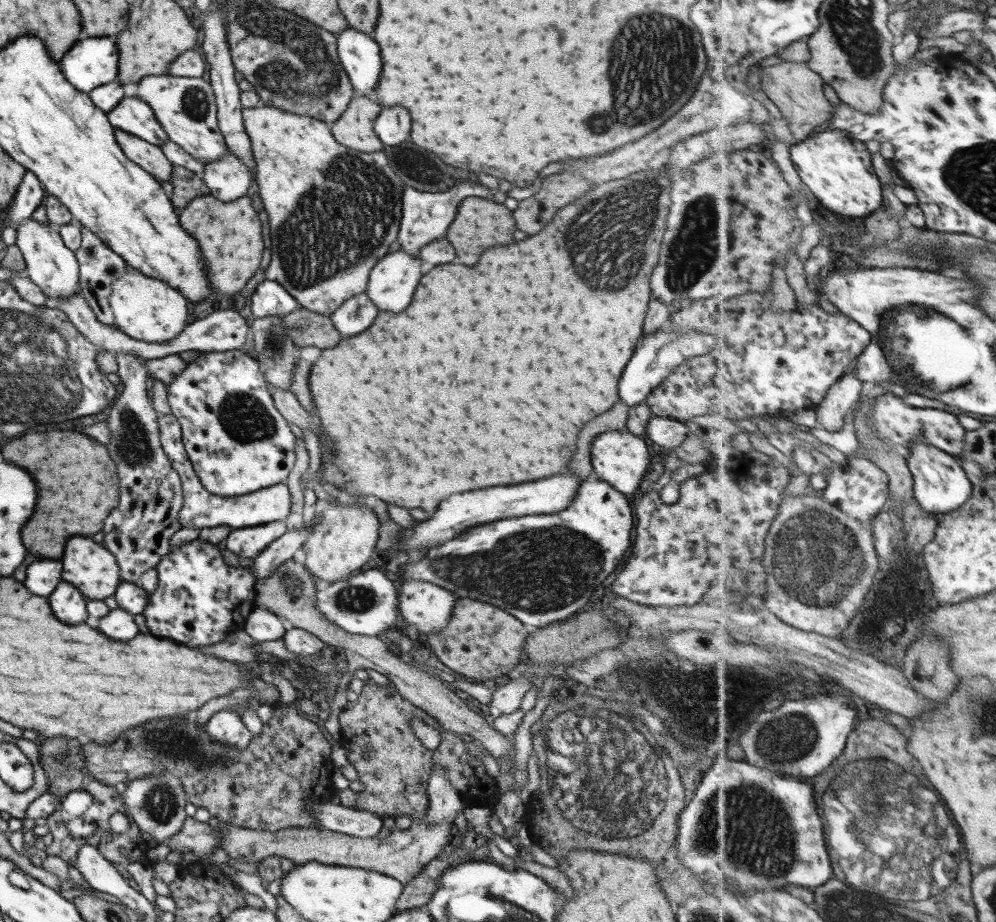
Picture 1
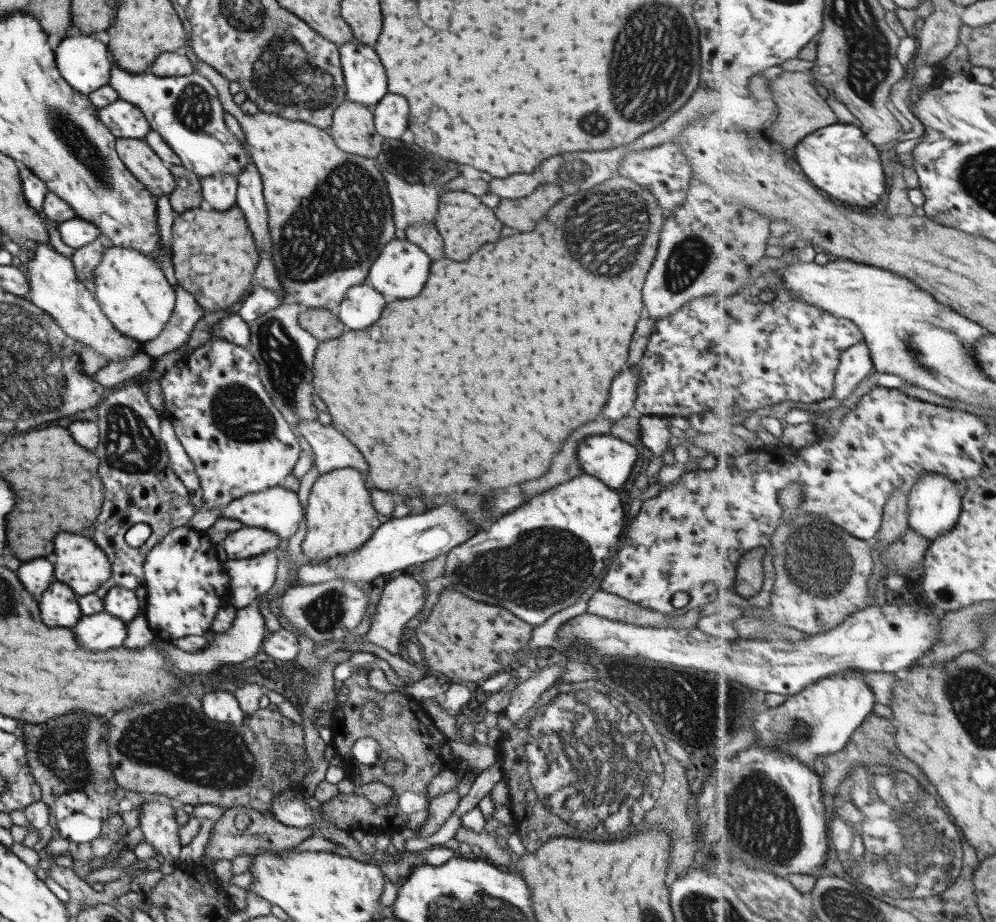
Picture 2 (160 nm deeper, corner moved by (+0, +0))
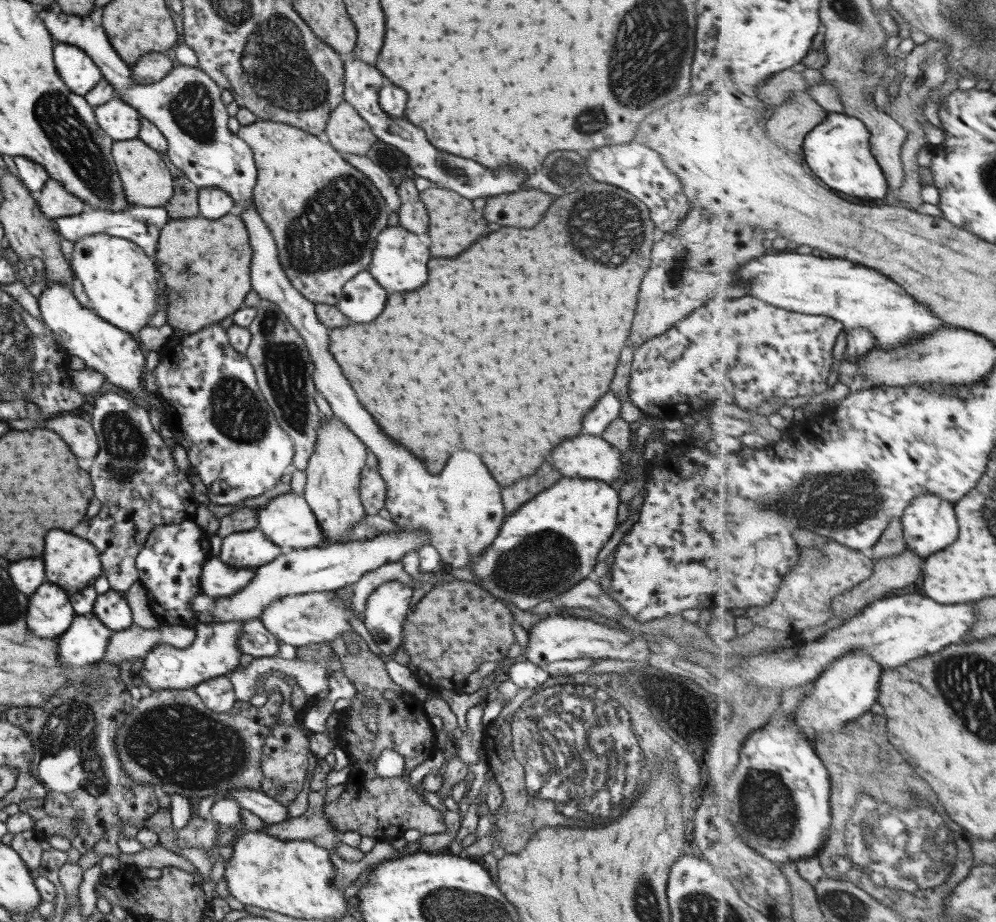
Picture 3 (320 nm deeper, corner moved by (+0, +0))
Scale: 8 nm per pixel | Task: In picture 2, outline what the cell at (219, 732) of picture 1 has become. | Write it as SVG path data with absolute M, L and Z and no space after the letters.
M215 691L206 694L202 699L204 714L218 722L231 722L241 725L246 716L239 707L239 702L230 692Z

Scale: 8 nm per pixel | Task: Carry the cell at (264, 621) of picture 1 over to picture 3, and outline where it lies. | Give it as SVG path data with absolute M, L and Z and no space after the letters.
M233 620L222 623L198 623L195 627L194 642L185 649L178 649L168 643L155 646L143 659L143 666L135 676L140 678L142 697L153 691L164 689L189 689L203 680L224 675L229 670L240 669L240 652L237 640L246 620Z

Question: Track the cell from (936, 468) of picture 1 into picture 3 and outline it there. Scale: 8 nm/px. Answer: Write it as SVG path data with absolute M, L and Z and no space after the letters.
M930 493L915 498L915 501L902 519L909 548L914 550L914 553L918 553L924 560L928 560L932 555L936 555L936 552L946 550L960 536L956 503L950 502L936 494Z

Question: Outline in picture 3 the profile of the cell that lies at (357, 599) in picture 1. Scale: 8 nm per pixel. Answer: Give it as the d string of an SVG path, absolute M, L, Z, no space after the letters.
M334 591L295 594L275 600L263 610L261 621L279 642L291 644L296 648L308 643L328 644L344 632L356 632L362 636L368 634L363 621L354 617L352 612L344 607L344 604L335 597Z

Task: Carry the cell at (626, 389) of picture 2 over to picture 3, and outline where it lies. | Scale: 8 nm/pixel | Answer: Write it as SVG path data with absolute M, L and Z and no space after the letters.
M612 392L602 396L592 412L588 412L582 420L582 432L588 435L601 436L614 420L620 418L621 402Z

